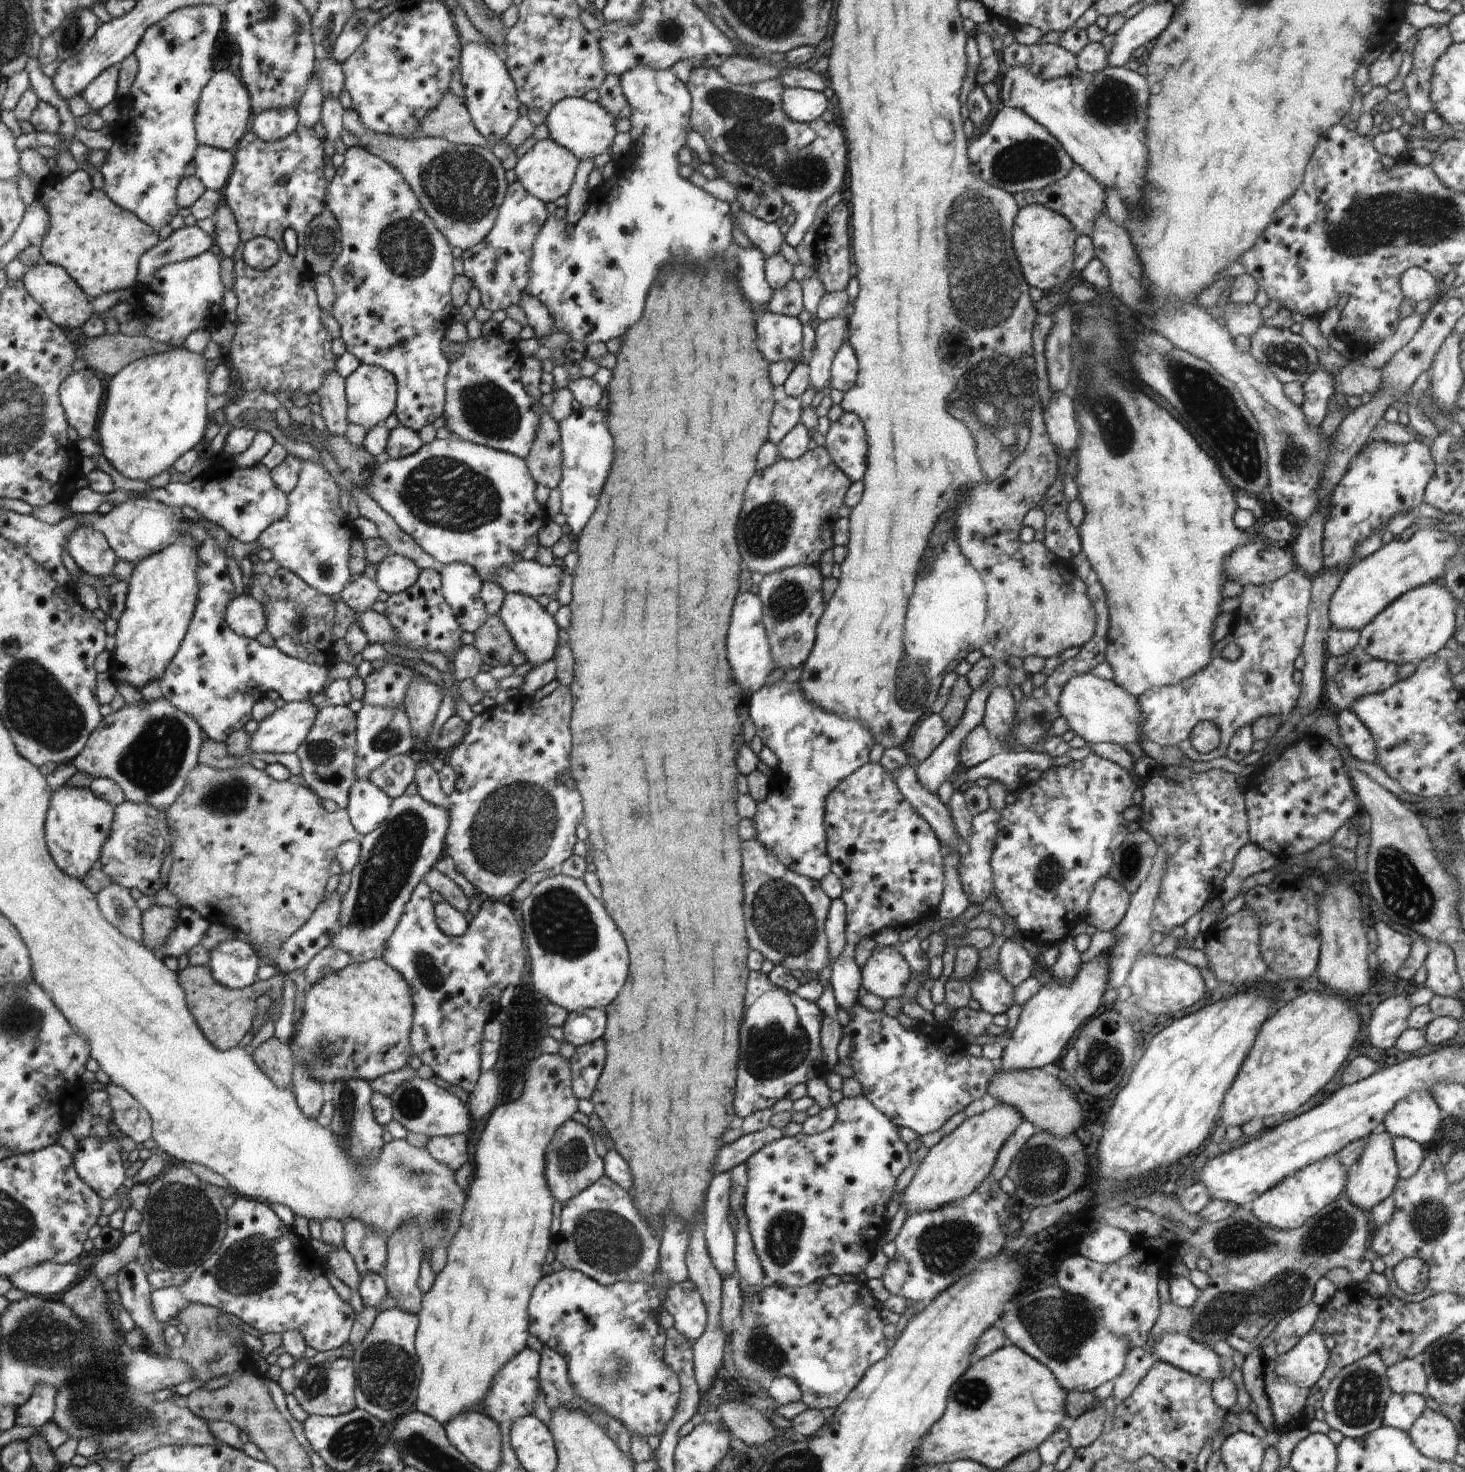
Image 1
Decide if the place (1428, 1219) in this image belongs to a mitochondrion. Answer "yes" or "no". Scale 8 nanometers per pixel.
yes

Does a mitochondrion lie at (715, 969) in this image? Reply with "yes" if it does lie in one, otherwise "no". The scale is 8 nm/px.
no

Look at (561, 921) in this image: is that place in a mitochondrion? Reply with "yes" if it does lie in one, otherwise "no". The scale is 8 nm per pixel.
yes

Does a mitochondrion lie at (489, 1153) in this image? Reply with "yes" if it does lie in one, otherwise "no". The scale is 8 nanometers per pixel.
no

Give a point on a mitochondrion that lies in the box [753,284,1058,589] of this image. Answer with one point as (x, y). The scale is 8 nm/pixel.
(930, 552)

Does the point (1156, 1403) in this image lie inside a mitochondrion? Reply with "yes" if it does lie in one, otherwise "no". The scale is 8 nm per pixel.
no

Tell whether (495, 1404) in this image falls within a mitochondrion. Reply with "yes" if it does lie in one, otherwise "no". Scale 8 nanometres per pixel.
no

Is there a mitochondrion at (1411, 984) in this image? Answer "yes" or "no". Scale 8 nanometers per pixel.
no

